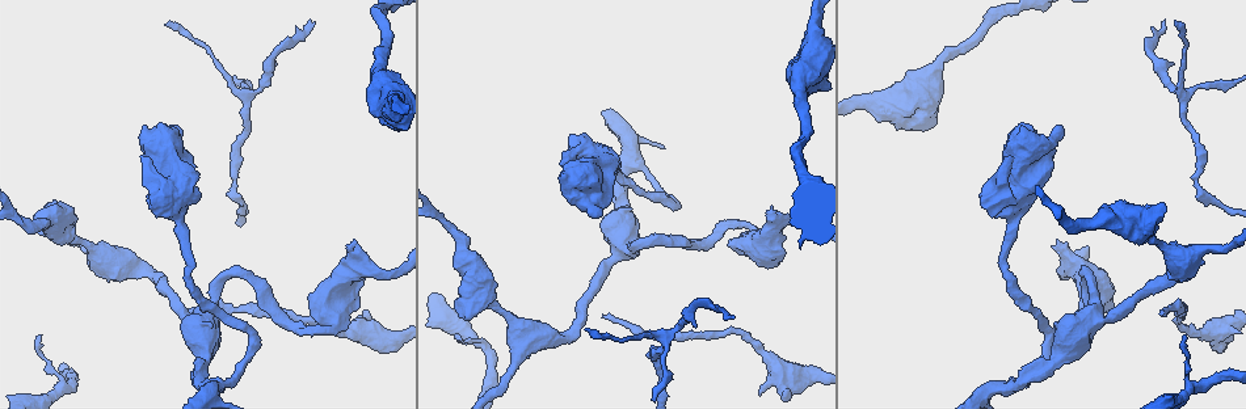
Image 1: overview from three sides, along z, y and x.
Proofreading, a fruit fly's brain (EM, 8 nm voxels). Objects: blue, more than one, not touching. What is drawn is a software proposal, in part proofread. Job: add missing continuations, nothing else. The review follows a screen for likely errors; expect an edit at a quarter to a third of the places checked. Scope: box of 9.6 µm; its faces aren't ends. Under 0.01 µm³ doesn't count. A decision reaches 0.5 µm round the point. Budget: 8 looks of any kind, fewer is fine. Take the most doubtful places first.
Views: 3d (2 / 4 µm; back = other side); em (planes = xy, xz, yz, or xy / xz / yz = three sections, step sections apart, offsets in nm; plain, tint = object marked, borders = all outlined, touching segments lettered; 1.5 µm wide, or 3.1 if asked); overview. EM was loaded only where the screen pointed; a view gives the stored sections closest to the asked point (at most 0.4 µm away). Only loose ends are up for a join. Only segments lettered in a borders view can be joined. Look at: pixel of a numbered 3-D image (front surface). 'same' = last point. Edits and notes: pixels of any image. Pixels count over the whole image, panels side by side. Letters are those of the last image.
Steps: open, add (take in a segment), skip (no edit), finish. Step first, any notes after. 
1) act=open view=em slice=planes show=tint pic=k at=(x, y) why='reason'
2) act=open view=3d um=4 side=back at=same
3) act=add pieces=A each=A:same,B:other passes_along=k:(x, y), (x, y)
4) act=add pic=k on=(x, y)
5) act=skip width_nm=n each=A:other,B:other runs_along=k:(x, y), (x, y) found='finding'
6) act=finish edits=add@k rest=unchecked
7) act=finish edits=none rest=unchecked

act=open view=em slice=planes show=borders pic=1 at=(1159, 313) why='end of a long branch'

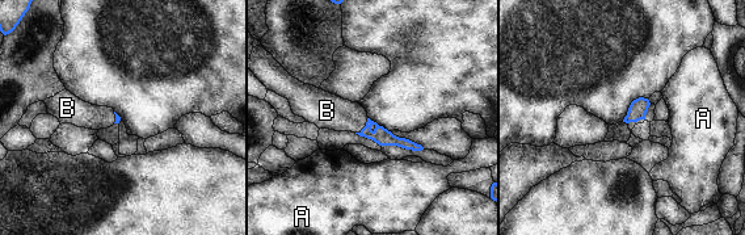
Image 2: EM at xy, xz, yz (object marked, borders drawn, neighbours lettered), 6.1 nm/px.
act=add pieces=B longest_contact=B:130nm each=A:other,B:same passes_along=2:(381, 135), (365, 126), (328, 110) found='it goes on there'

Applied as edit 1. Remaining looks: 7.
act=open view=overview

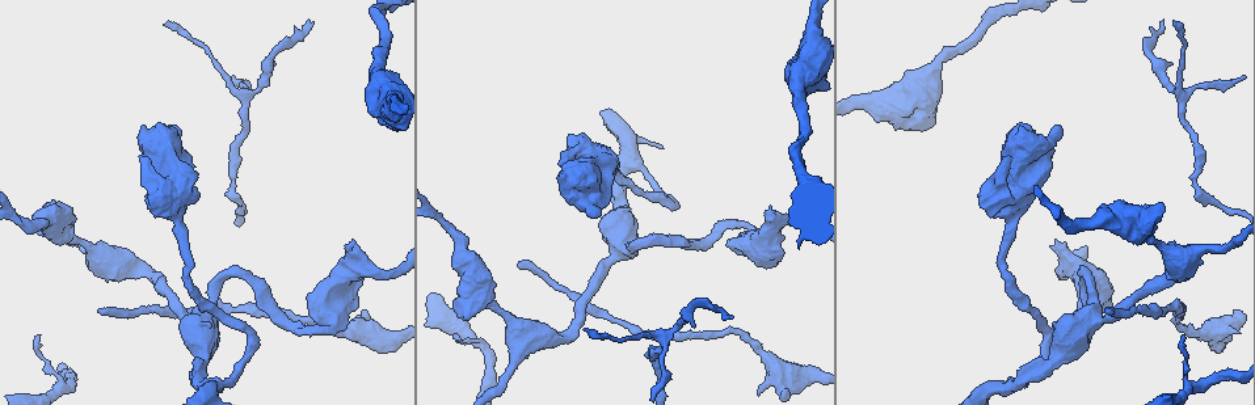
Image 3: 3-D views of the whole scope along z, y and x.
act=open view=em slice=xy step=8 show=tint pic=3 at=(1164, 22) why='long arm stops here'

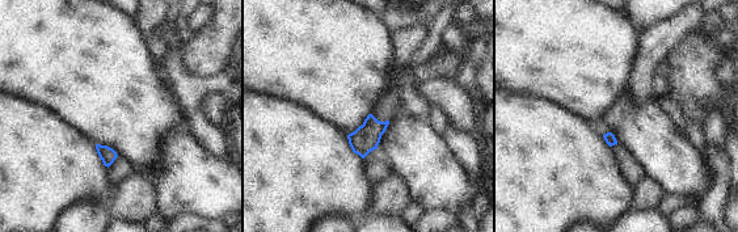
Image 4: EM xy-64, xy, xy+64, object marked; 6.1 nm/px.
act=open view=em slice=planes show=tint at=same

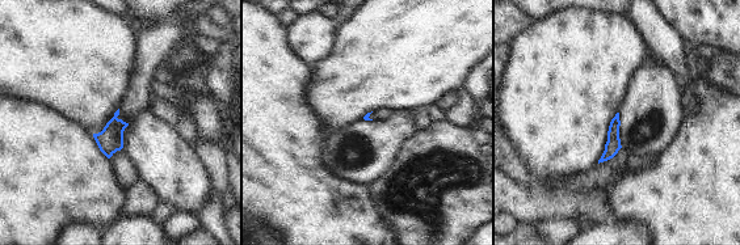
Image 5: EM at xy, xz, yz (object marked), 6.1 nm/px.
act=open view=em slice=planes show=borders at=same why='see the neighbours'

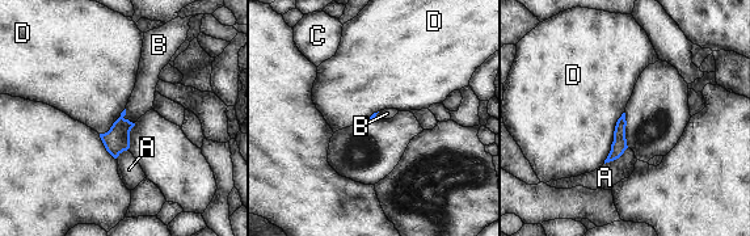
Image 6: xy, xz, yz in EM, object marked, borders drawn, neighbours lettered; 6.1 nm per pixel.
act=add pieces=B each=A:other,B:same,C:other,D:other passes_along=6:(117, 139), (125, 114), (142, 98) found='the cell continues'

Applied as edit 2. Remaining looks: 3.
act=open view=overview why='see it whole again'

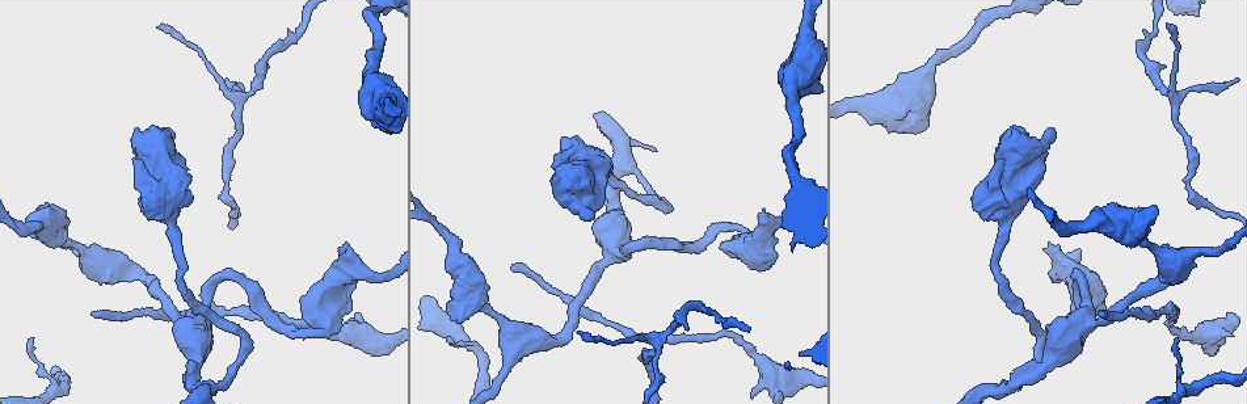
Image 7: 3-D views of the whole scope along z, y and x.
act=open view=em slice=xz step=8 show=borders pic=7 at=(763, 209) why='free end'

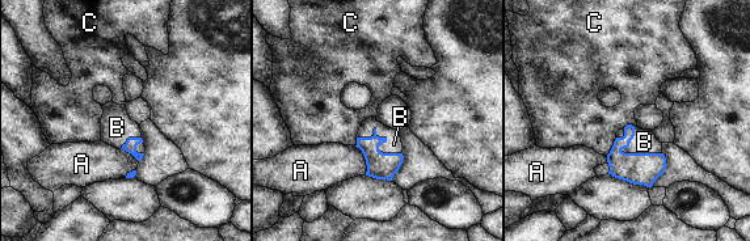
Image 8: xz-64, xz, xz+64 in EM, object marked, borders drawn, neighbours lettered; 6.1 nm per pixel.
act=open view=em slice=yz step=4 show=borders at=same

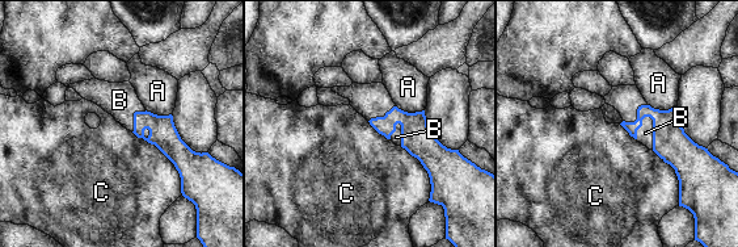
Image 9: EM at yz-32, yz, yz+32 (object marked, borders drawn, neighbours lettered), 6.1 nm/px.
act=add pieces=B each=A:other,B:same,C:other passes_along=9:(670, 142), (653, 132), (645, 133) found='the cell continues'

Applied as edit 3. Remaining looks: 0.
act=finish edits=add@2,add@6,add@9 rest=unchecked

